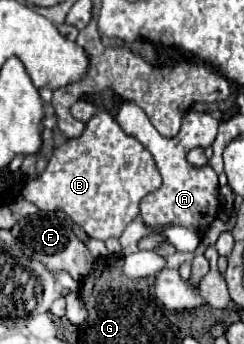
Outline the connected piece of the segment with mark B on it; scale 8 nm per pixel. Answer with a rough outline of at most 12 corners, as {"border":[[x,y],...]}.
{"border":[[110,113],[54,149],[22,195],[120,237],[162,183]]}

